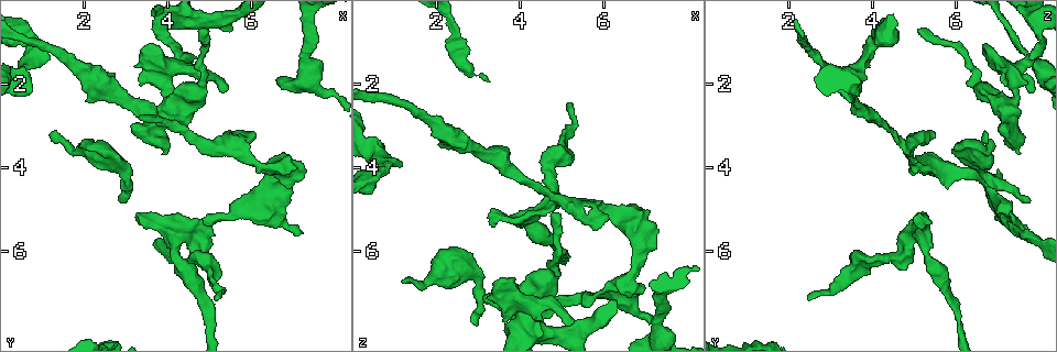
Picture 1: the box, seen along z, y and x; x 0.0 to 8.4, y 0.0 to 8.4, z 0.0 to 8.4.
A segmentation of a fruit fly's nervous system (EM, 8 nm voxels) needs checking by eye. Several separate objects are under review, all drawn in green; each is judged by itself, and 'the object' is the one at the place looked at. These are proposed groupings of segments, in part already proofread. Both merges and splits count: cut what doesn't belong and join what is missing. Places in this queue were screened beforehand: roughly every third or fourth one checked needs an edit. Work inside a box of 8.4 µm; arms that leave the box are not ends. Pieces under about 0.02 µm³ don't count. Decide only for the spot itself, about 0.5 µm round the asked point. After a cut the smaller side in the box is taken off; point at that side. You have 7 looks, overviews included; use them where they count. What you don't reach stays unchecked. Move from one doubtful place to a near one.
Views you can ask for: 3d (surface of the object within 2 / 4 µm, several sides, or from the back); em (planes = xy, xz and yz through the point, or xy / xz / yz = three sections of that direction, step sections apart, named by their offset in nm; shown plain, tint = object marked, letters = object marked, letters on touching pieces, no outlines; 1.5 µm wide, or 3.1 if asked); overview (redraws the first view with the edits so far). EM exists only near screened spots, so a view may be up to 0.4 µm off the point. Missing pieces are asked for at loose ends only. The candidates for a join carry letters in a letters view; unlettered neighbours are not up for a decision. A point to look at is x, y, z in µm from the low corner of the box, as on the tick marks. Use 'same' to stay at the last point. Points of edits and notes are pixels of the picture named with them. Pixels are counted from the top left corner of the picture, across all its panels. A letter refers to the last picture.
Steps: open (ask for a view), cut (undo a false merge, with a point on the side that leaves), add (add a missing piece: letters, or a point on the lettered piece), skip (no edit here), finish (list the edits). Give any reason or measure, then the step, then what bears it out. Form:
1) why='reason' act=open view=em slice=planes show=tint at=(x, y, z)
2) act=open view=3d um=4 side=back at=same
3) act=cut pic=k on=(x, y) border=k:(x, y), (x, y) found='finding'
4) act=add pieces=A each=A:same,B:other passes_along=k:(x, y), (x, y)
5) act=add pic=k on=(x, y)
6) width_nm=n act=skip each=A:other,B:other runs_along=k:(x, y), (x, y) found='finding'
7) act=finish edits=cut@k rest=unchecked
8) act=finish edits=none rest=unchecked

why='free end' act=open view=3d um=2 at=(3.30, 5.35, 5.35)

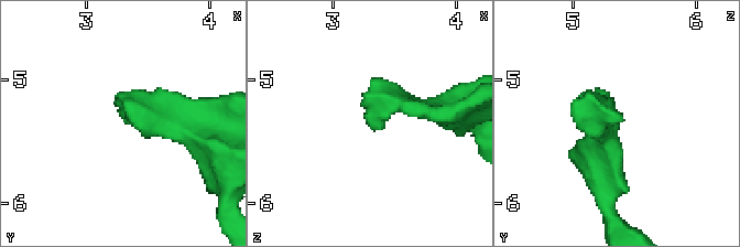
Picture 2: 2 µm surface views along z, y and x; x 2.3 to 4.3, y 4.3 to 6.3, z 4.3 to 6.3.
why='now the EM' act=open view=em slice=planes show=letters at=(3.28, 5.32, 5.34)

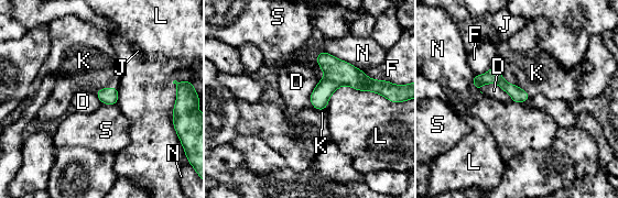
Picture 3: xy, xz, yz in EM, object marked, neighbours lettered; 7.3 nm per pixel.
act=add pieces=K each=D:other,F:other,J:other,K:same,L:other,N:other,S:other passes_along=3:(109, 96), (105, 88), (85, 61) found='the neuron continues'

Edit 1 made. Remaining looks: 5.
why='branch stops here' act=open view=em slice=planes show=tint at=(3.00, 4.80, 7.75)

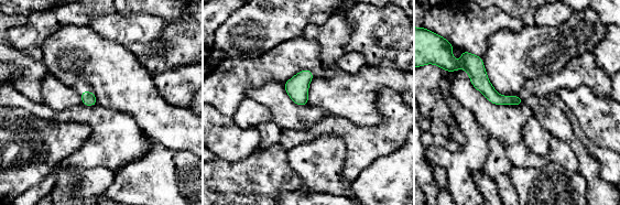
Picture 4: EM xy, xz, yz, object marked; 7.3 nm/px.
why='see the neighbours' act=open view=em slice=planes show=letters at=same

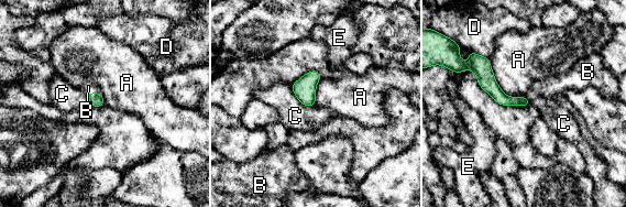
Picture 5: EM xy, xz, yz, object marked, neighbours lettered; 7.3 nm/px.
act=add pieces=B each=A:other,B:same,C:other,D:other,E:other passes_along=5:(96, 99), (94, 93), (88, 86) found='the neuron continues'

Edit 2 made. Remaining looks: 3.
act=open view=overview

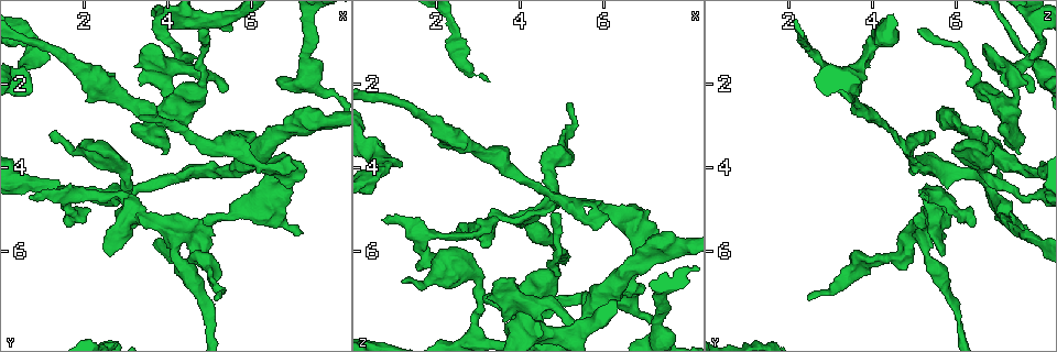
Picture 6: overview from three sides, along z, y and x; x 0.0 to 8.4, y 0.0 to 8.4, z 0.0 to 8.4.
why='free end' act=open view=em slice=planes show=letters at=(1.95, 3.50, 6.15)

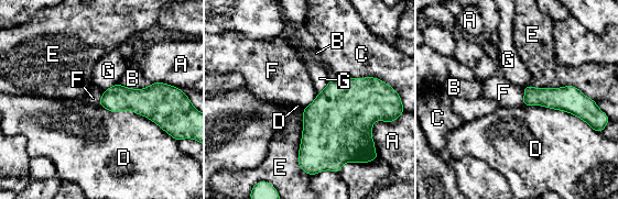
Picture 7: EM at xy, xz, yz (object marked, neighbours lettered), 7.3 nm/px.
act=skip each=A:other,B:other,C:other,D:other,E:other,F:other,G:other border=7:(317, 92), (316, 97), (304, 108) found='no lettered piece goes on from it'

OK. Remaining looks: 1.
act=finish edits=add@3,add@5 rest=unchecked

